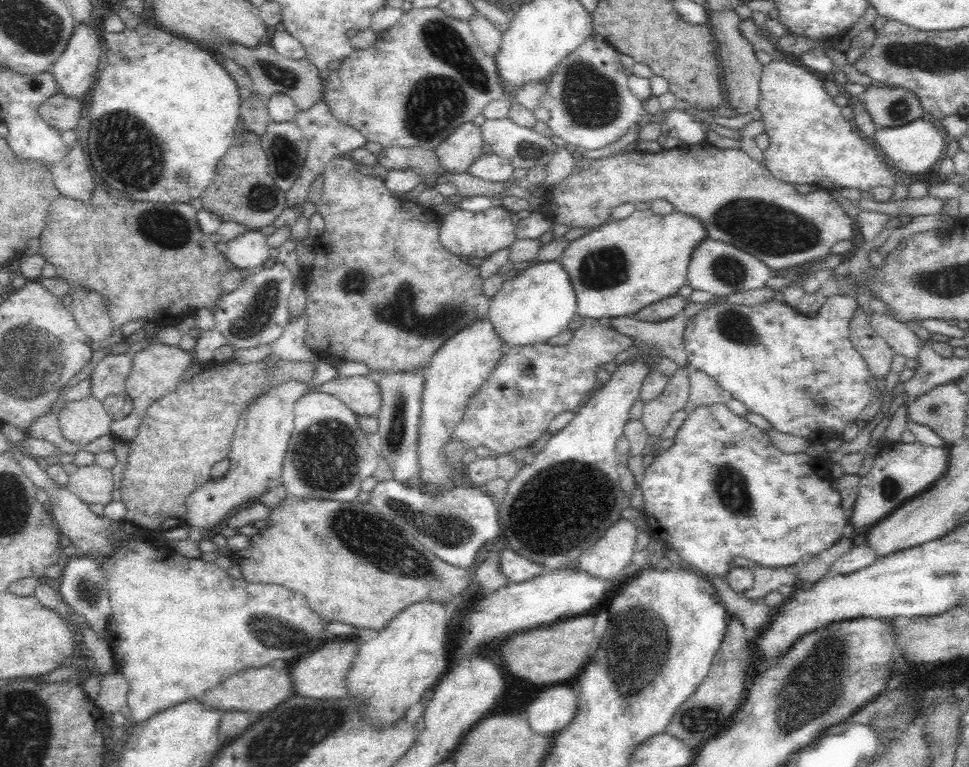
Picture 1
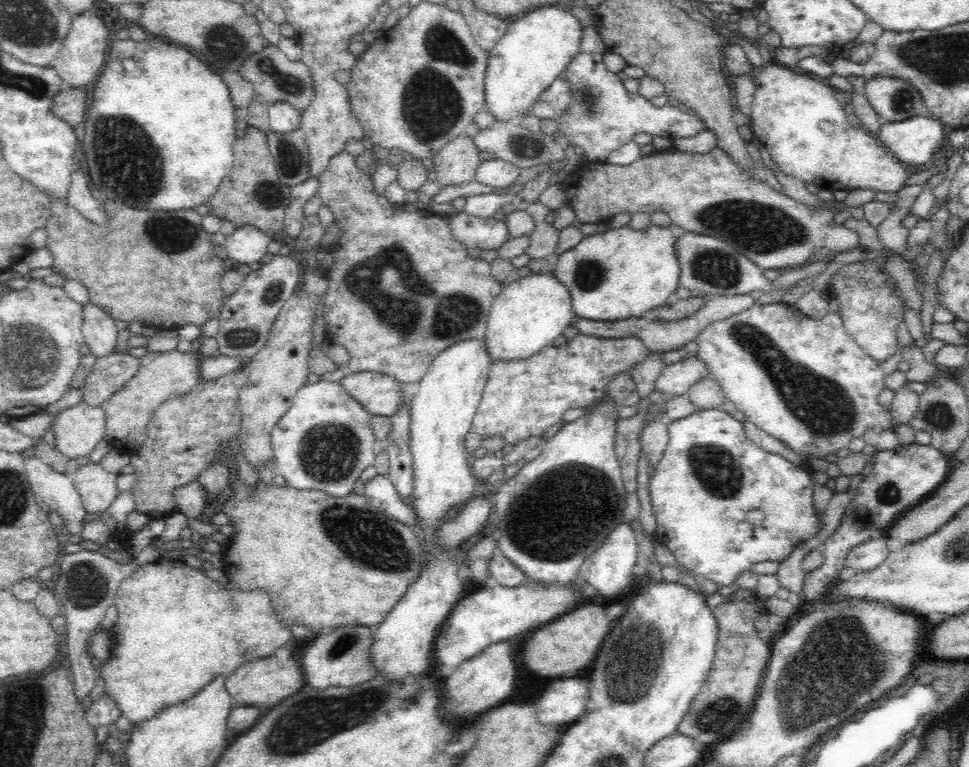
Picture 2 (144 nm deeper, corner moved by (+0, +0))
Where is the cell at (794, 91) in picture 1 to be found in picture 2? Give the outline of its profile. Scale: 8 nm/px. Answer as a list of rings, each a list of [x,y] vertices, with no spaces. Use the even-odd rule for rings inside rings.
[[[768,64],[758,78],[754,78],[754,102],[752,112],[748,118],[750,130],[754,140],[758,140],[770,154],[776,168],[788,176],[794,176],[800,182],[816,182],[818,188],[824,190],[862,190],[862,188],[876,188],[880,192],[896,192],[902,188],[906,174],[906,164],[894,158],[874,134],[866,132],[864,128],[856,130],[848,122],[846,108],[836,100],[836,90],[826,86],[818,80],[800,76],[790,68],[782,68],[778,64]]]

